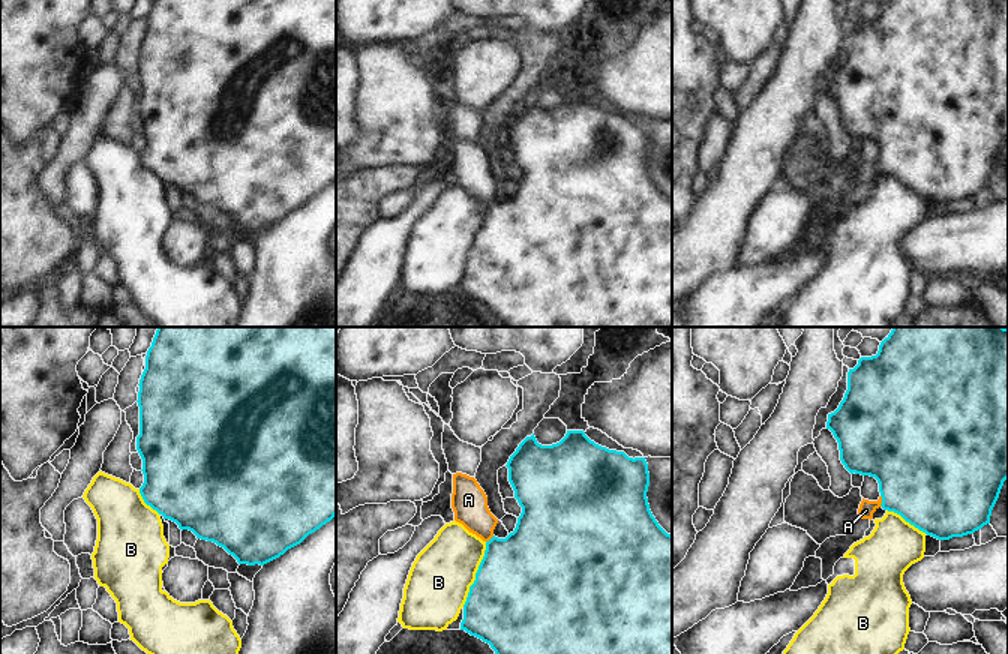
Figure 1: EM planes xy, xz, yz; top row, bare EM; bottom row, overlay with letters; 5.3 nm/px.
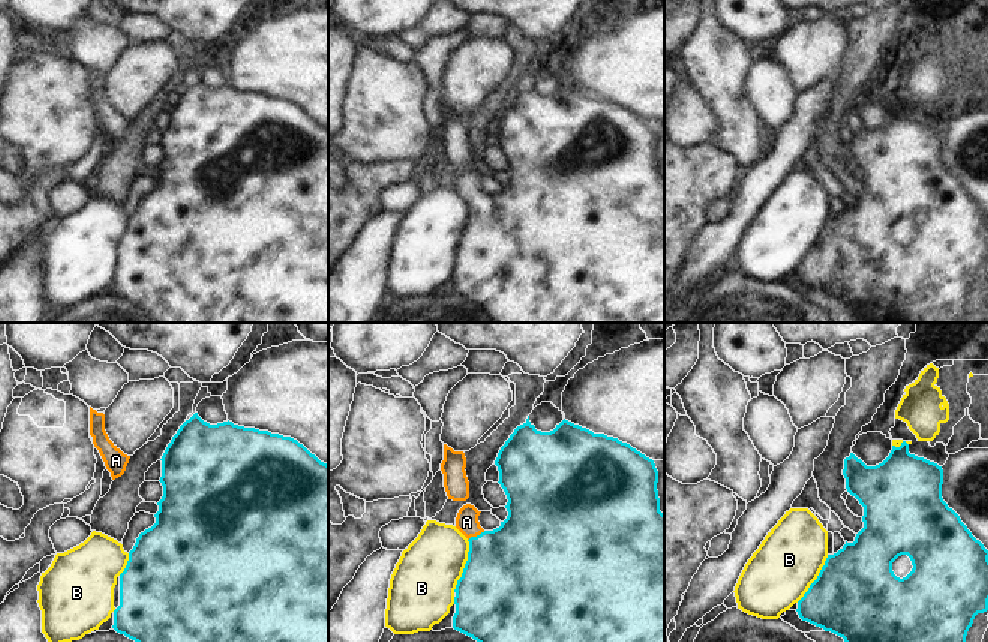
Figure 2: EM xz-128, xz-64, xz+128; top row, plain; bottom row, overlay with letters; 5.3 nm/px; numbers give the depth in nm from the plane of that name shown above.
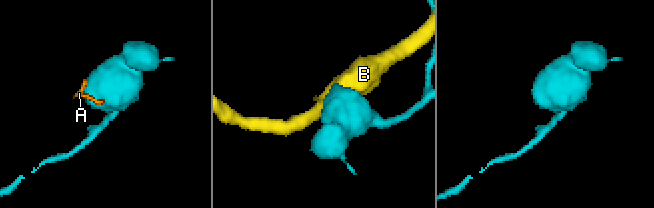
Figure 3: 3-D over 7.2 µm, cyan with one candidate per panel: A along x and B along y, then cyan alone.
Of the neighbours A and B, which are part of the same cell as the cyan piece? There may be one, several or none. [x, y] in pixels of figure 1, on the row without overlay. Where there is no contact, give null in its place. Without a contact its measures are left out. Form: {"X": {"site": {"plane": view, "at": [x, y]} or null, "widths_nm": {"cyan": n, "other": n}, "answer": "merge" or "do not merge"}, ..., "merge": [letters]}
{"A": {"site": {"plane": "yz", "at": [882, 165]}, "widths_nm": {"cyan": 480, "other": 90}, "answer": "merge"}, "B": {"site": {"plane": "xz", "at": [476, 239]}, "widths_nm": {"cyan": 500, "other": 340}, "answer": "do not merge"}, "merge": ["A"]}

